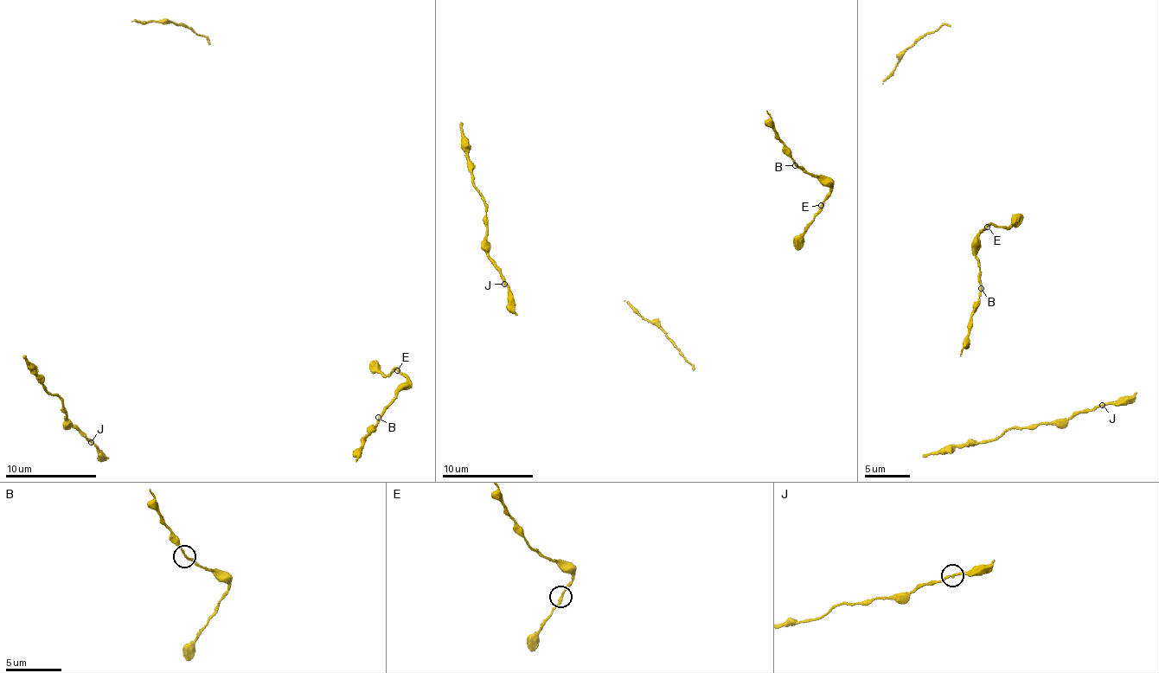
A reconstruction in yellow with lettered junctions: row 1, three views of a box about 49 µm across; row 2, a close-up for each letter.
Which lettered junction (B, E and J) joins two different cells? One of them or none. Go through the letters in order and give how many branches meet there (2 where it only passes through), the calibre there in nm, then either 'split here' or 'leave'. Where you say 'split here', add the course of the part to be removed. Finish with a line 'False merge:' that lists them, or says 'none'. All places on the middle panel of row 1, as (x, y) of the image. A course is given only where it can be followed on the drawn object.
B: 2 | 170 nm | leave
E: 2 | 180 nm | leave
J: 2 | 170 nm | leave
False merge: none

